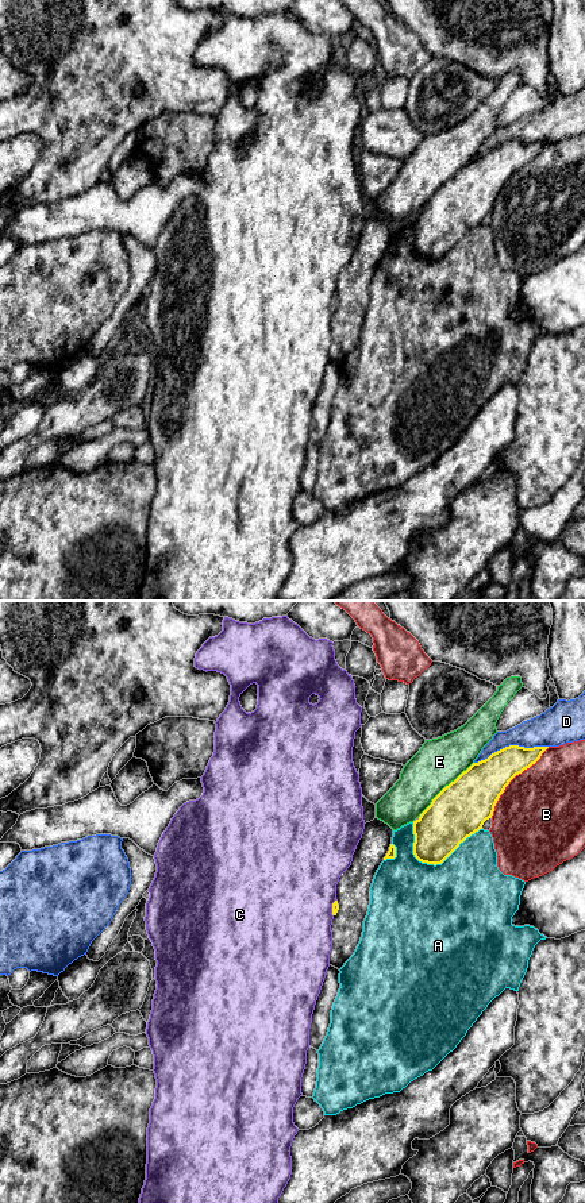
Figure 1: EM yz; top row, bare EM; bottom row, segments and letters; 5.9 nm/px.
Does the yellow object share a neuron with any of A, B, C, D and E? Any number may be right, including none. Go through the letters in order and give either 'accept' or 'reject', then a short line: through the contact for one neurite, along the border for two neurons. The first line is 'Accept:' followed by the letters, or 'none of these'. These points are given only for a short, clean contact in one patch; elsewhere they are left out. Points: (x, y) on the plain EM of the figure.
Accept: none of these
A: reject
B: reject
C: reject
D: reject
E: reject

